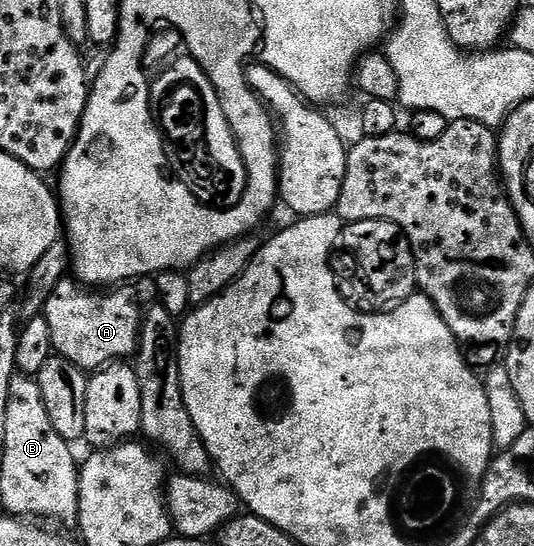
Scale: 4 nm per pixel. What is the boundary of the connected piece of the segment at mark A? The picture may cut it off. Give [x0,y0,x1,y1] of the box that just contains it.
[43,277,157,373]

